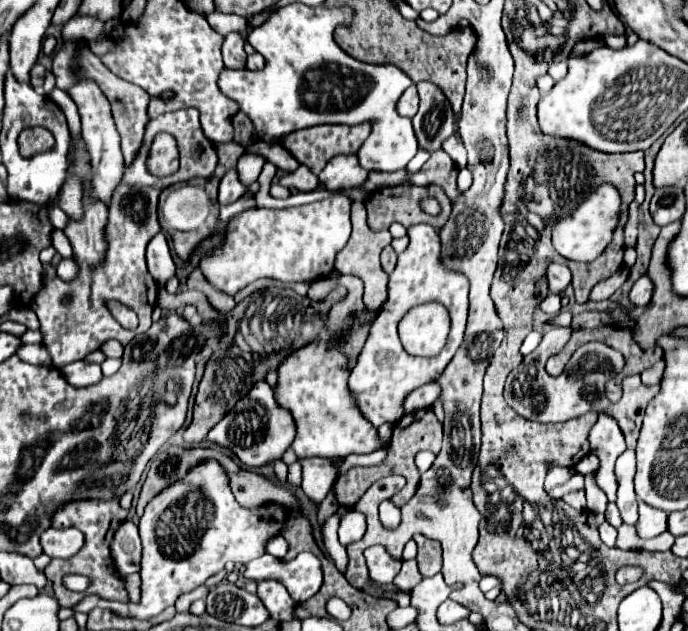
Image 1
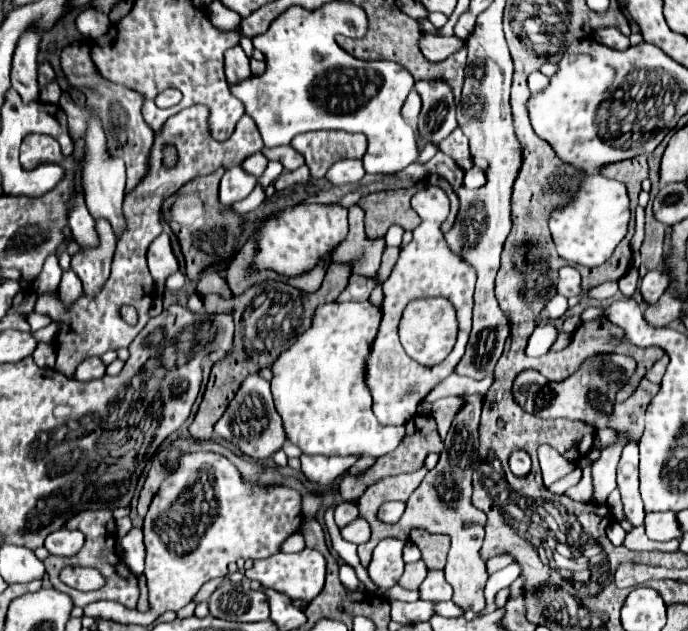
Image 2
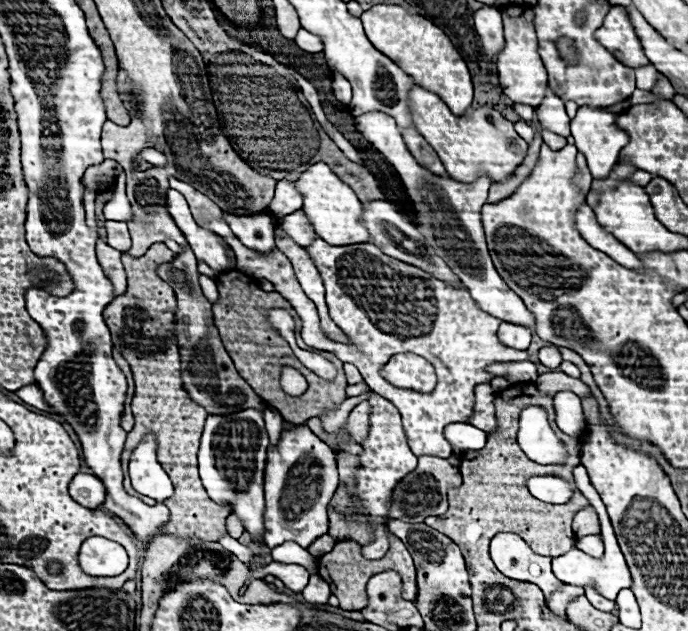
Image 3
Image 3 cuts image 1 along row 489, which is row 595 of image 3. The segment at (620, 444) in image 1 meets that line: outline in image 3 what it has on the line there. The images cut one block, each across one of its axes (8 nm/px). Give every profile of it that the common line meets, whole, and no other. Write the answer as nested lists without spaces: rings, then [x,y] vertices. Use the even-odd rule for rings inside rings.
[[[576,466],[576,468],[574,468],[574,480],[576,480],[578,490],[586,496],[590,506],[594,507],[598,515],[605,550],[602,558],[598,559],[584,554],[584,552],[578,550],[578,548],[572,548],[570,552],[566,552],[566,554],[562,554],[562,556],[558,556],[558,558],[552,560],[552,570],[554,570],[554,574],[556,574],[562,582],[566,582],[566,584],[574,584],[574,586],[580,586],[580,588],[594,588],[594,590],[596,590],[598,594],[602,594],[604,598],[615,601],[616,596],[618,596],[618,590],[632,586],[632,578],[630,578],[628,566],[626,566],[624,556],[622,556],[622,552],[620,552],[620,548],[618,548],[617,538],[606,507],[601,501],[600,496],[598,496],[598,492],[594,486],[590,484],[588,472],[586,472],[584,466]]]

